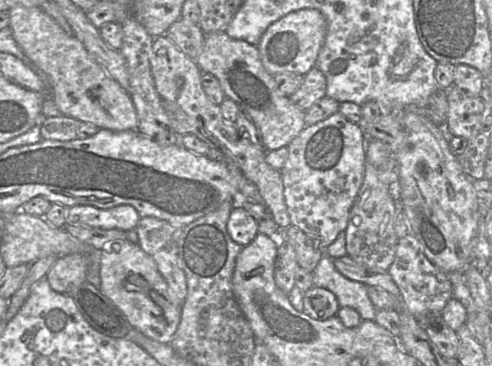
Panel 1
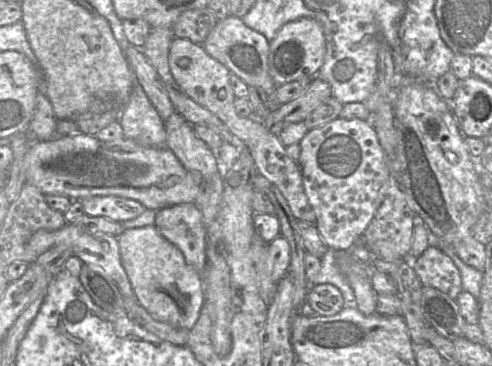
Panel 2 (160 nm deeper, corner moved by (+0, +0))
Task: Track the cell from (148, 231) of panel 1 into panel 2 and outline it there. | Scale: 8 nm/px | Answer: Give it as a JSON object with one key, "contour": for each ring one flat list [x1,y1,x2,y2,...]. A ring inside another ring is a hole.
{"contour":[[195,203,178,204,158,210,153,226,181,250,188,265,198,273,204,273,207,262,206,228]]}

